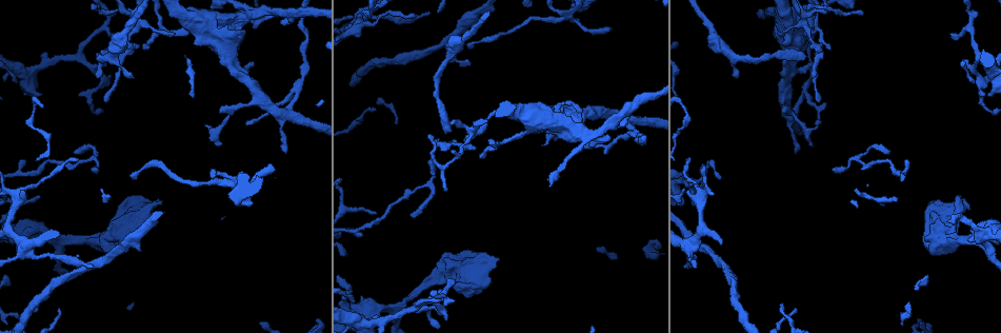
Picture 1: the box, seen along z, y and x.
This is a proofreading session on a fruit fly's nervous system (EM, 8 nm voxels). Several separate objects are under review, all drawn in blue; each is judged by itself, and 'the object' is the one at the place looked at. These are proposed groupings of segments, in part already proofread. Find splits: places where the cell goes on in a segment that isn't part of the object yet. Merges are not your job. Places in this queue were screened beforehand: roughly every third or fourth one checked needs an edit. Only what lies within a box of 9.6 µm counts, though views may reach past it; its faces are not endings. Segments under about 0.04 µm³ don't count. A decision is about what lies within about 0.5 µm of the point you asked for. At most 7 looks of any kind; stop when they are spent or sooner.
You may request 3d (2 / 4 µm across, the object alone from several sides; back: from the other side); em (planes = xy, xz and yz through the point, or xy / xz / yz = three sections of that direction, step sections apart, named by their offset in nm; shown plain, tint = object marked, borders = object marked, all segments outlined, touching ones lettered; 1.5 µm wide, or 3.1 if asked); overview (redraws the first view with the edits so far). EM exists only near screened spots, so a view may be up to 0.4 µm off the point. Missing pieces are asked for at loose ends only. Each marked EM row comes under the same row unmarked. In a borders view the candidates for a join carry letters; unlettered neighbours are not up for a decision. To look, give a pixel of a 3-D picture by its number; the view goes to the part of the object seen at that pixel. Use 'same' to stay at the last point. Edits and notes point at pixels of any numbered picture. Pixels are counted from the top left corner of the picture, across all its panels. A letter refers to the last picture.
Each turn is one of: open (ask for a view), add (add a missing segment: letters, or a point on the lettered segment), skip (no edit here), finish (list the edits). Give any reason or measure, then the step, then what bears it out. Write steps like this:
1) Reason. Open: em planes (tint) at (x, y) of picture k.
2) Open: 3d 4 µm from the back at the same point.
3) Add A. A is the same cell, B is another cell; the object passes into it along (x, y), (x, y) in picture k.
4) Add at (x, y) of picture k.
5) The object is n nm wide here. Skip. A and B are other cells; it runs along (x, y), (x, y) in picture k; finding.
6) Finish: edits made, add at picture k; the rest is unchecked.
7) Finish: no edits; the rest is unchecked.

End of a long branch. Open: em planes (borders) at (469, 47) of picture 1.

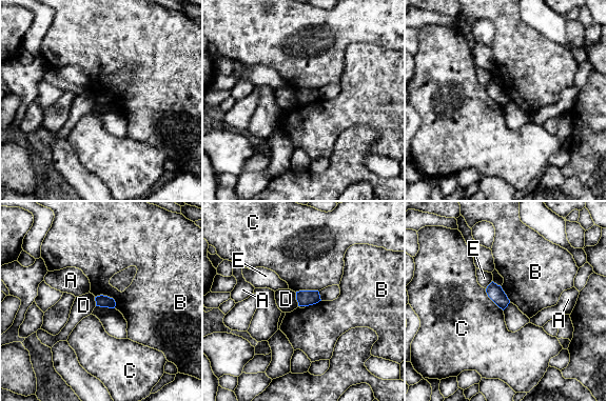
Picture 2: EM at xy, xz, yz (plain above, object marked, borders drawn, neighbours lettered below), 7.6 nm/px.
The object is 100 nm wide here. Skip. A, B, C, D and E are other cells; a border runs along (95, 296), (111, 297), (115, 307) in picture 2; no lettered segment goes on from it.

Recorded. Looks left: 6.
An open end. Open: em planes (borders) at (469, 62) of picture 1.

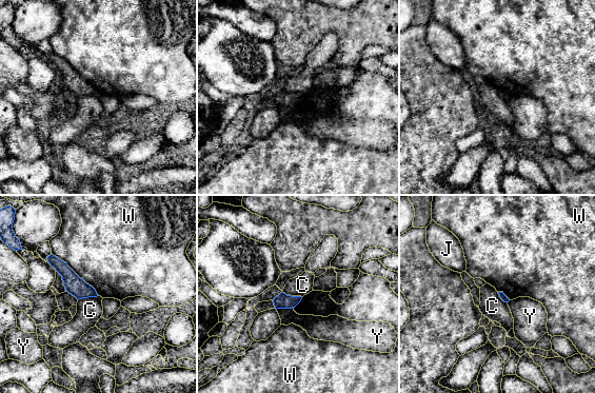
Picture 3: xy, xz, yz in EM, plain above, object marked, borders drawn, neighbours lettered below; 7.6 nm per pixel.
Skip. C, J, W and Y are other cells; no lettered segment goes on from it.

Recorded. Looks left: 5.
Free end. Open: 3d 2 µm at (496, 257) of picture 1.

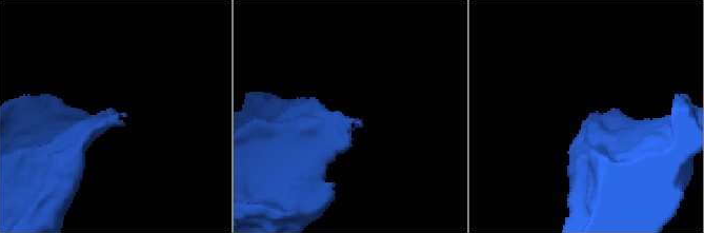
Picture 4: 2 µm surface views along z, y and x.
Open: em xy step 8 (borders) at (592, 114) of picture 4.

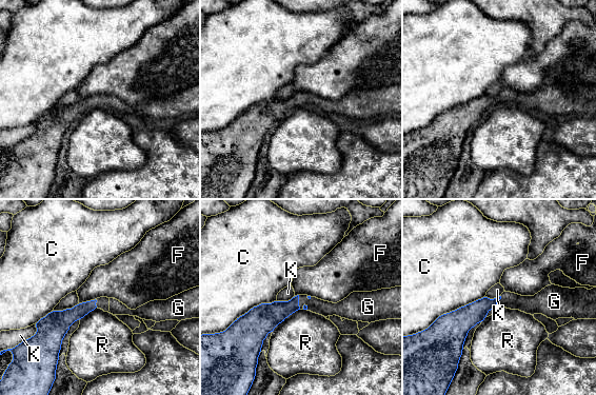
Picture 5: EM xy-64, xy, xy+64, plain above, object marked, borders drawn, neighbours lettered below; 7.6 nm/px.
Cut it another way. Open: em planes (borders) at the same point.

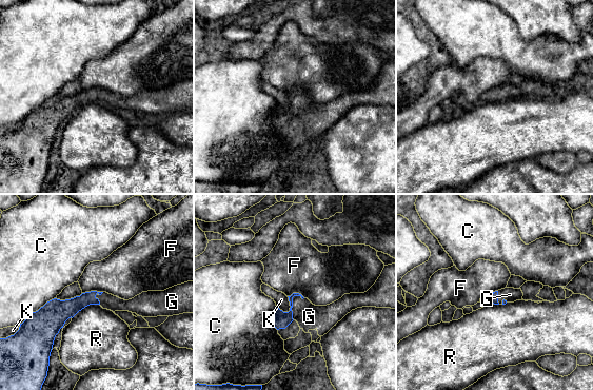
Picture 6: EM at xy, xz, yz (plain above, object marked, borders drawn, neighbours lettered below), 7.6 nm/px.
Add G. G is the same cell, C, F, K and R are other cells; the object passes into it along (281, 319), (292, 305), (309, 316) in picture 6; it goes on there.

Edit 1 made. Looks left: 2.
Finish: edits made, add at picture 6; the rest is unchecked.

